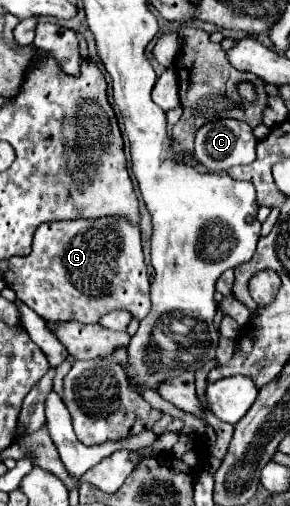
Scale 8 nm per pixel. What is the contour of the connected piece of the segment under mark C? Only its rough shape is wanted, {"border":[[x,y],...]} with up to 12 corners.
{"border":[[224,118],[196,132],[194,154],[210,172],[256,158],[246,122]]}

